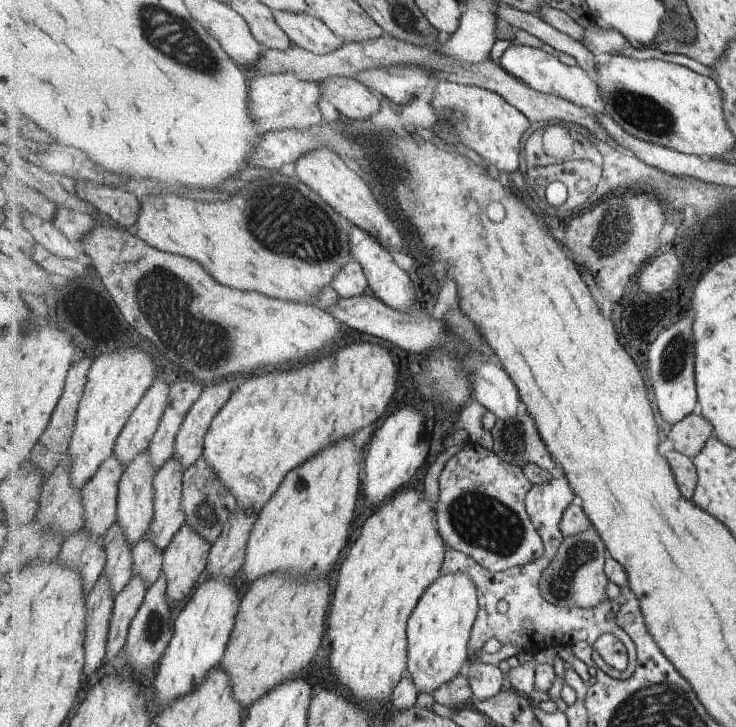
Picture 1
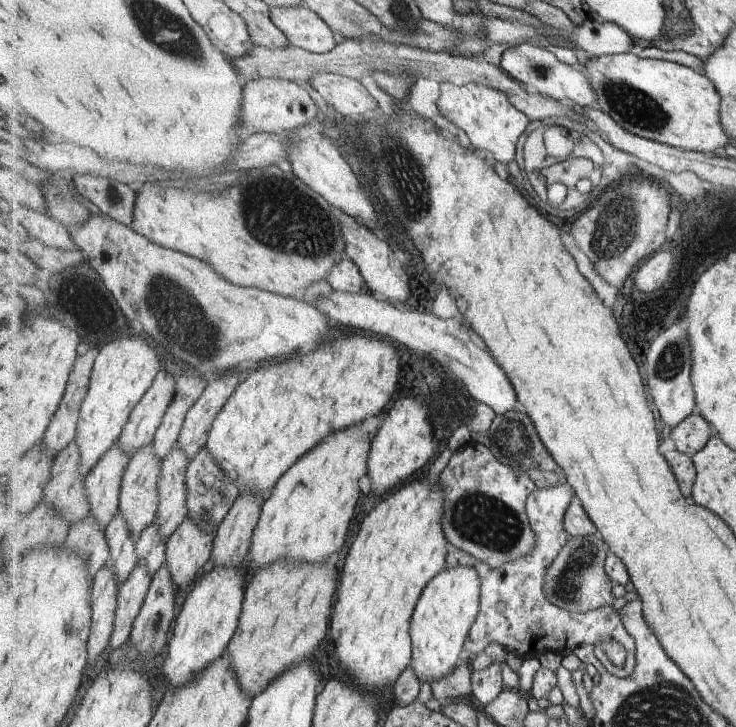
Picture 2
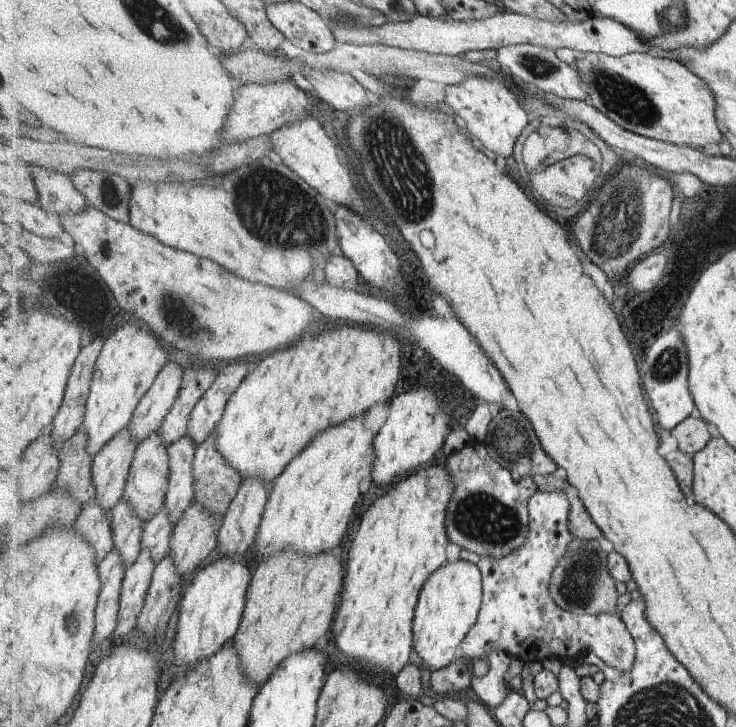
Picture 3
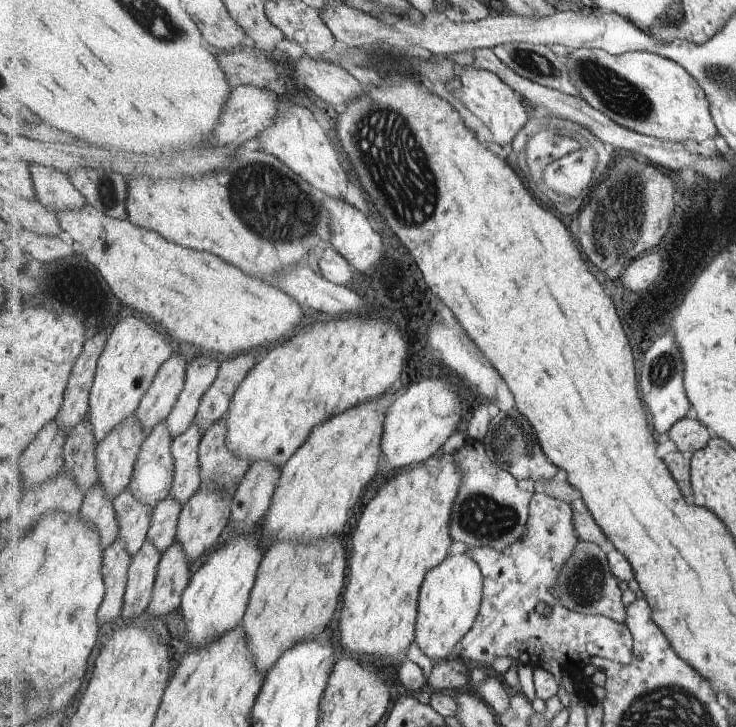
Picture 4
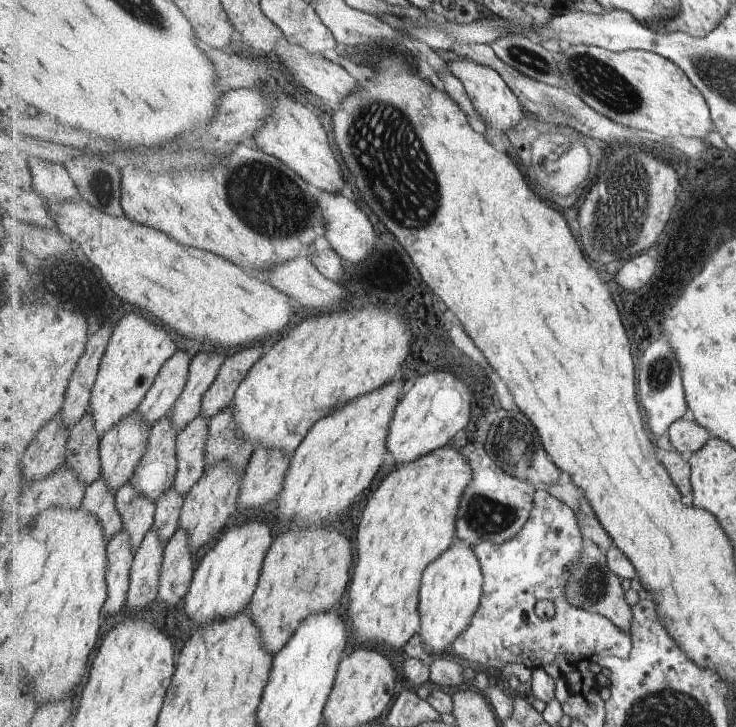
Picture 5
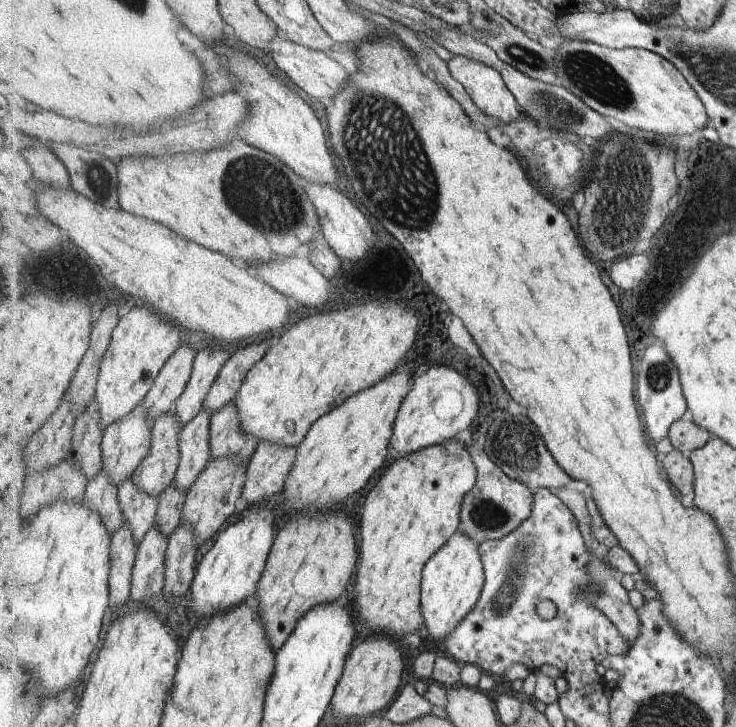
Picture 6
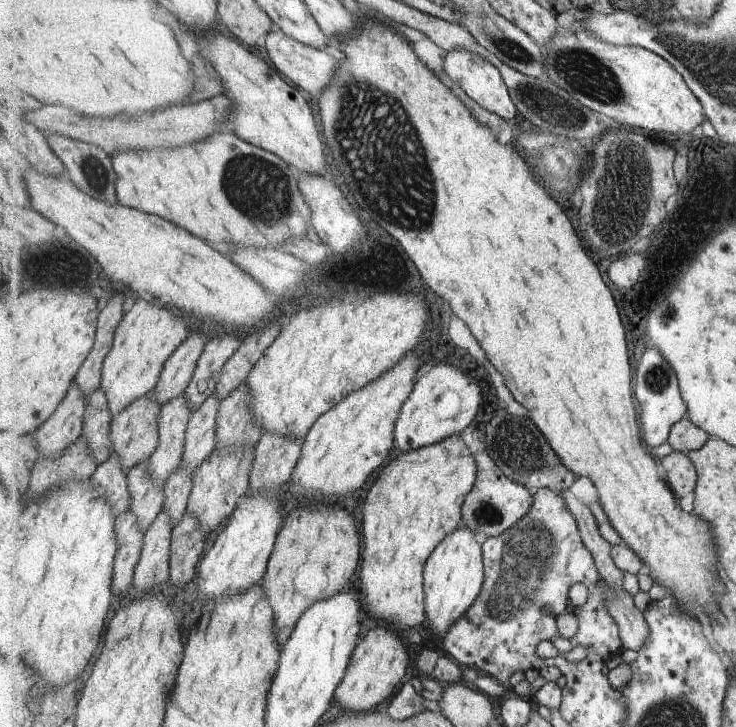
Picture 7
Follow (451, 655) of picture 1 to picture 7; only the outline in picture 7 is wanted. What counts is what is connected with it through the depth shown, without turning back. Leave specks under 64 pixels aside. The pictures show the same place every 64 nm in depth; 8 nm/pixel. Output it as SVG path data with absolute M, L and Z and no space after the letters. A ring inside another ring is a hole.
M462 525L437 546L424 569L425 613L428 627L440 636L460 621L480 598L486 582L482 538Z

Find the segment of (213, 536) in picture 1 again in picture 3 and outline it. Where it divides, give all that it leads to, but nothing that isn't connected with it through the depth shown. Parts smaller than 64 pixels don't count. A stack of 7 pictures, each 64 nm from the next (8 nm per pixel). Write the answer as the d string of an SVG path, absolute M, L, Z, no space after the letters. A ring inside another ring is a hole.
M216 431L197 447L193 476L195 498L192 502L209 506L213 514L226 514L244 479L243 474L217 450Z

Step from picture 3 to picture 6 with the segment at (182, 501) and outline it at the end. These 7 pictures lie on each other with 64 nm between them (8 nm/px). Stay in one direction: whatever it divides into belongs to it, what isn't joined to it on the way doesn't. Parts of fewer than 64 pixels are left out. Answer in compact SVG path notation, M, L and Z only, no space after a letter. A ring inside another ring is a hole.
M203 407L201 412L191 422L184 425L184 429L181 431L181 458L175 480L179 490L188 492L211 461L211 423L212 411Z

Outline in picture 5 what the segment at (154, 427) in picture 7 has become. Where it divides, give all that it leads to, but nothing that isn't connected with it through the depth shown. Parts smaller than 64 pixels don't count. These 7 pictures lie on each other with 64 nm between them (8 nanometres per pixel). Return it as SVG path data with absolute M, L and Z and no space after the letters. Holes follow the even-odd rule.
M135 411L127 418L123 418L119 424L113 426L105 436L100 439L100 462L102 476L106 480L108 488L117 491L122 486L131 482L137 467L147 452L152 424L144 418L144 415Z

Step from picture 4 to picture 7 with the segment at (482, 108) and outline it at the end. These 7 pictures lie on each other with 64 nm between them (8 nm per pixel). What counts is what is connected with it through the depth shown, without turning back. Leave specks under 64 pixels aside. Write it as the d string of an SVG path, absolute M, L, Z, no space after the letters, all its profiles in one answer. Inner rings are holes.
M453 50L445 56L444 68L446 74L455 85L459 86L470 98L488 111L492 111L502 119L519 120L515 102L507 90L507 84L501 76L501 70L489 62L487 58L481 58L481 54L475 54L471 50Z

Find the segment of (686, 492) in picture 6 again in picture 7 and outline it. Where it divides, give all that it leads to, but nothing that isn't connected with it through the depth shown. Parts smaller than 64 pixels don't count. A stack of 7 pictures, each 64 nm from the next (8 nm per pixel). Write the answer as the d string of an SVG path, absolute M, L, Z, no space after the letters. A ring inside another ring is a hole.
M673 450L661 458L660 462L665 469L669 486L680 499L696 492L698 472L688 454Z

